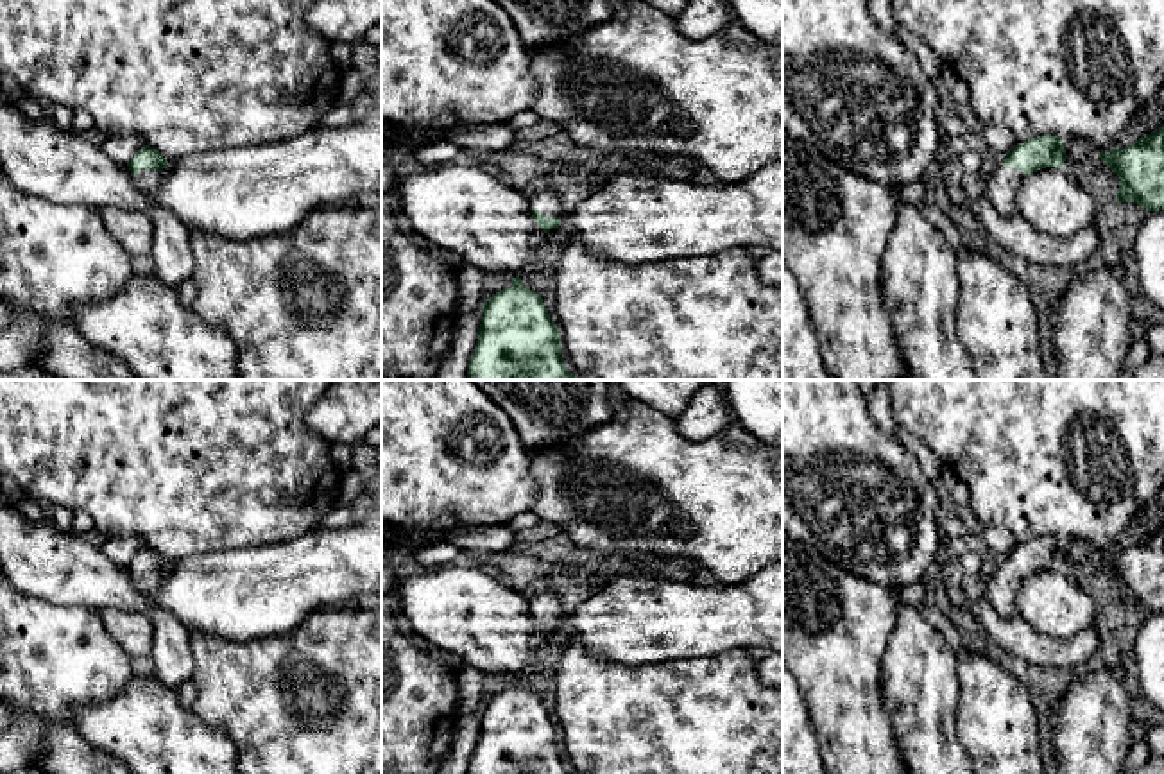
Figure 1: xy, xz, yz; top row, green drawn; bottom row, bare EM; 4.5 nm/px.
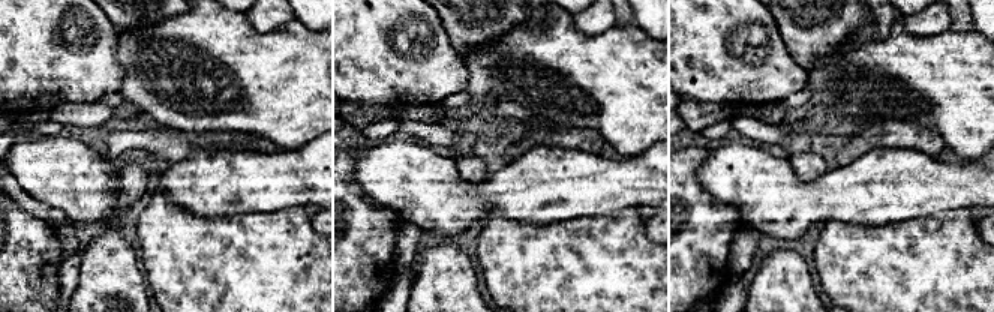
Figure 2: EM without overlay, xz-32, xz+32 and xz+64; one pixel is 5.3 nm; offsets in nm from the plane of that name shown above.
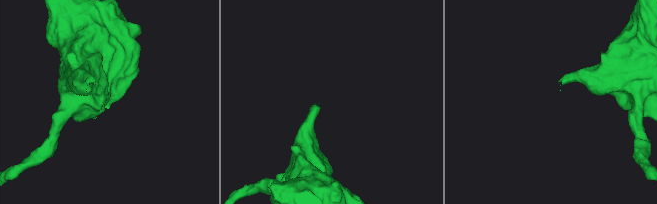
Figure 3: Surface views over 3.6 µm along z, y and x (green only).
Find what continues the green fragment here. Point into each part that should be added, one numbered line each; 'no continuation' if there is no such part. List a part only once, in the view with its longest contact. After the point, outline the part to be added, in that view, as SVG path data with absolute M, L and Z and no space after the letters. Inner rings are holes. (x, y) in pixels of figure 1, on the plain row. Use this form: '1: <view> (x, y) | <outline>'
1: xy (145, 581) | M140 572L134 579L136 588L143 593L150 593L152 589L158 588L161 582L163 573L161 572Z

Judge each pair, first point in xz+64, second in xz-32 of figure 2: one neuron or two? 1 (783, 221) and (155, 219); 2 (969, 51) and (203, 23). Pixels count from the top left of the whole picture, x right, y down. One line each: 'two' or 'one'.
1: two
2: one

